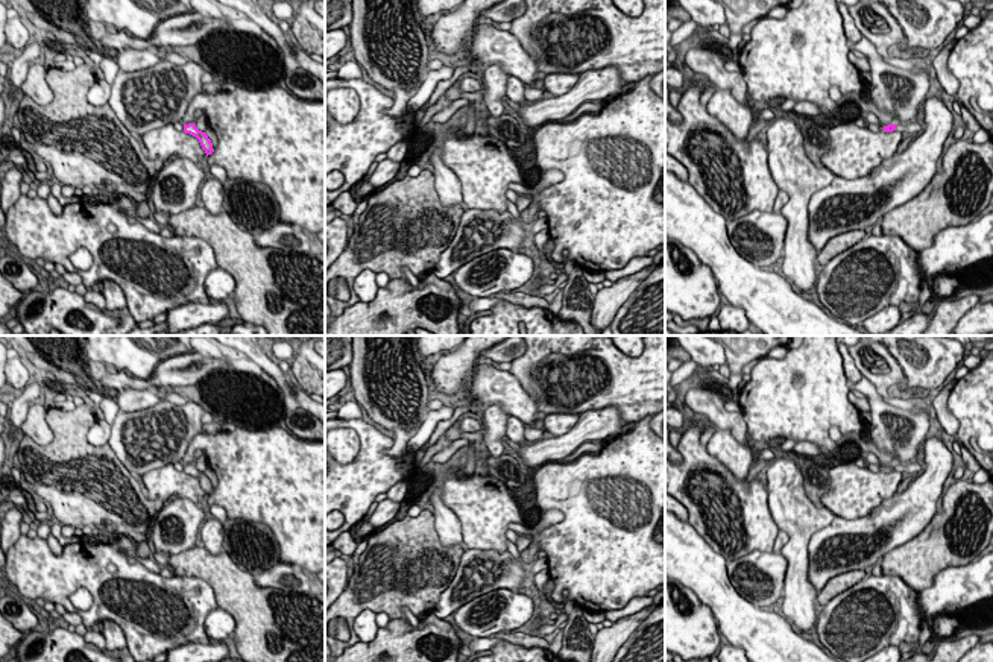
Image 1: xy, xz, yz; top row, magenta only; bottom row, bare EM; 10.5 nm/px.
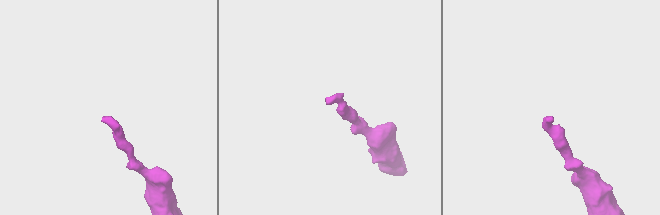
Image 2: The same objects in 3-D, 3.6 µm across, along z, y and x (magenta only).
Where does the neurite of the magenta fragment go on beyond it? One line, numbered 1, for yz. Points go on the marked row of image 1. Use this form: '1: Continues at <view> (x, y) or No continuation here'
1: No continuation here

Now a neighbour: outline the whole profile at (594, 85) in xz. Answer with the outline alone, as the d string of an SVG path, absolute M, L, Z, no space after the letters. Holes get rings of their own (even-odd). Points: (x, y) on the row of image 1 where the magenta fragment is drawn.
M618 67L588 70L580 73L577 84L568 93L525 102L516 117L528 132L533 132L548 121L568 117L585 102L603 102L609 96L619 96L624 85Z

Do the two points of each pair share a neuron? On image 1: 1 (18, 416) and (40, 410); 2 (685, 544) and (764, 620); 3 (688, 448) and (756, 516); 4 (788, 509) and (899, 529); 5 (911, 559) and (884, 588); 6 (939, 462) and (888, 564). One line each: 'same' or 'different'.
1: different
2: same
3: same
4: different
5: different
6: different

